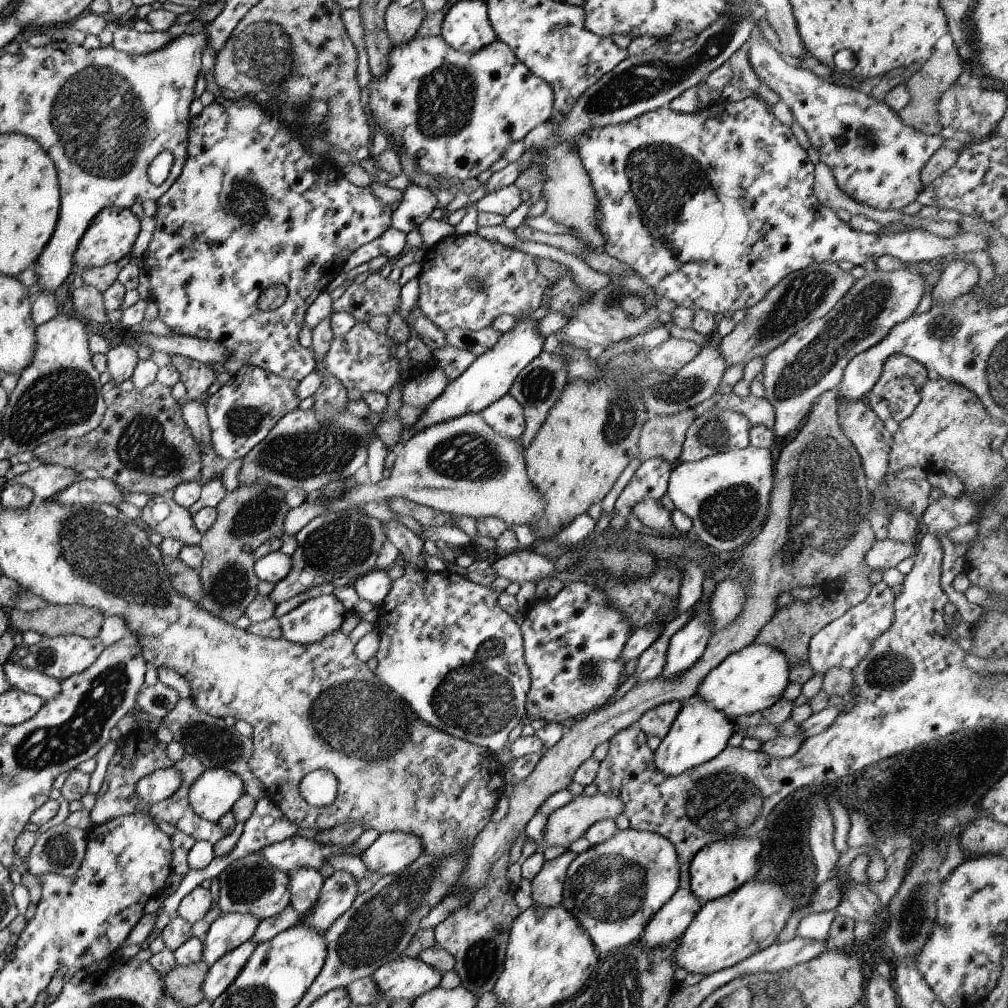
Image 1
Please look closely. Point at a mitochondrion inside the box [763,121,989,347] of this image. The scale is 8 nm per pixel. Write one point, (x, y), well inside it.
(944, 327)

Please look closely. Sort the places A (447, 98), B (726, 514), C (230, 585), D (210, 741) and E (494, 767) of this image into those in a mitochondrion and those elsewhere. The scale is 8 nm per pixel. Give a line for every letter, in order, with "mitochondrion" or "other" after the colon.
A: mitochondrion
B: mitochondrion
C: mitochondrion
D: mitochondrion
E: other

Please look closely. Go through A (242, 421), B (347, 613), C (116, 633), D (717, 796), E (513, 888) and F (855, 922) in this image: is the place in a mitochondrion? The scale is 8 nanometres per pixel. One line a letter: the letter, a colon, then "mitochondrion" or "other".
A: mitochondrion
B: other
C: other
D: mitochondrion
E: other
F: other

